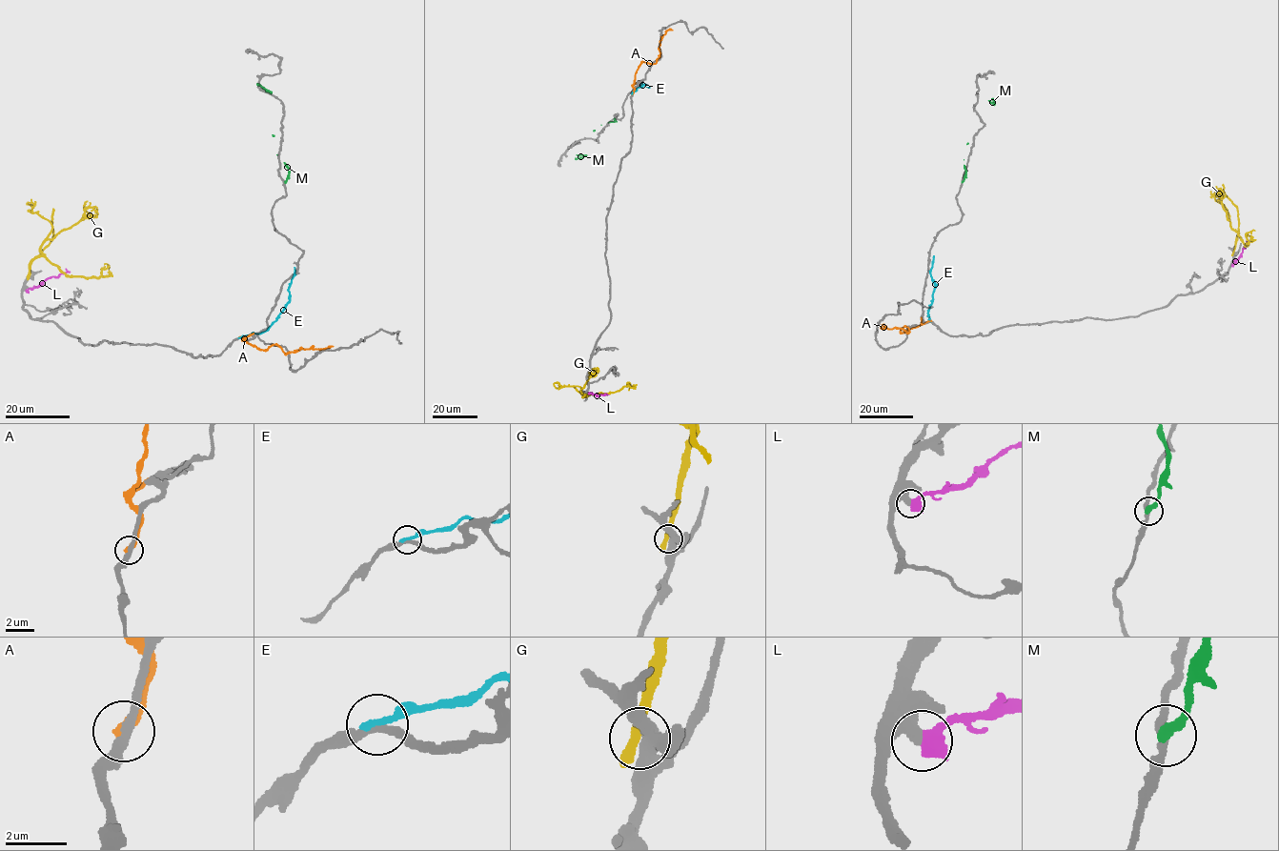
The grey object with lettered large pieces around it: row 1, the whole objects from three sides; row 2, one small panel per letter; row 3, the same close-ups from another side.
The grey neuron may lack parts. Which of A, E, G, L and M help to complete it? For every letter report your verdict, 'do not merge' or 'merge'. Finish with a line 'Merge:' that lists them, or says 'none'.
A: do not merge
E: do not merge
G: do not merge
L: do not merge
M: do not merge
Merge: none

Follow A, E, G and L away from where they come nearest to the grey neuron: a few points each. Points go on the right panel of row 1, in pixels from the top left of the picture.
A: (931, 321), (901, 333), (903, 326), (908, 328), (906, 333), (902, 328), (881, 328), (883, 324)
E: (930, 321), (927, 313), (935, 287), (930, 273), (934, 255)
G: (1233, 253), (1239, 233), (1246, 246), (1248, 241), (1246, 234), (1254, 231)
L: (1232, 265), (1246, 248), (1247, 239)

